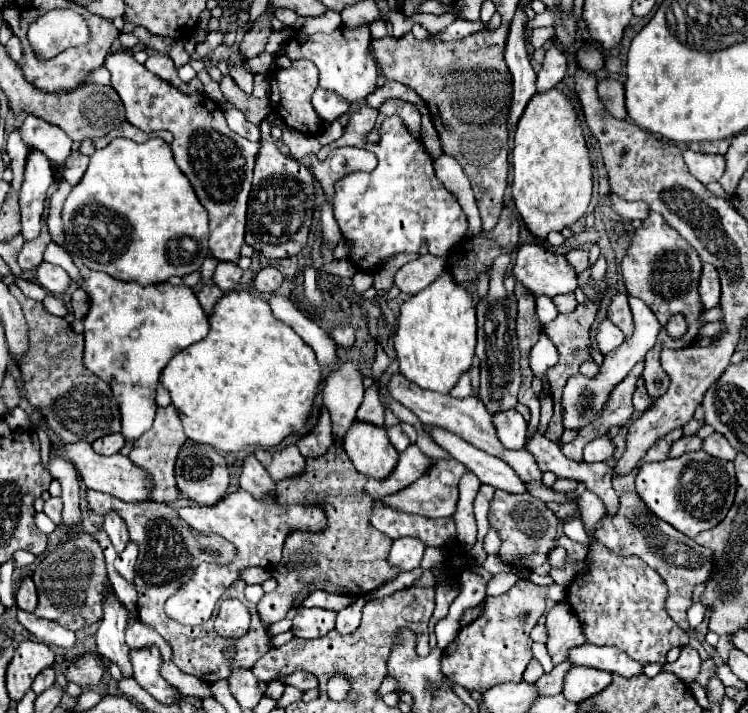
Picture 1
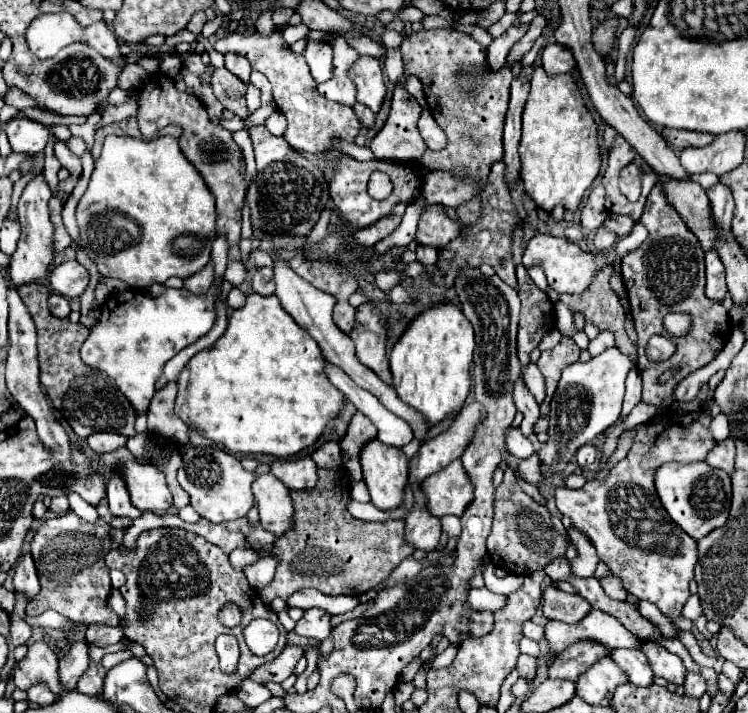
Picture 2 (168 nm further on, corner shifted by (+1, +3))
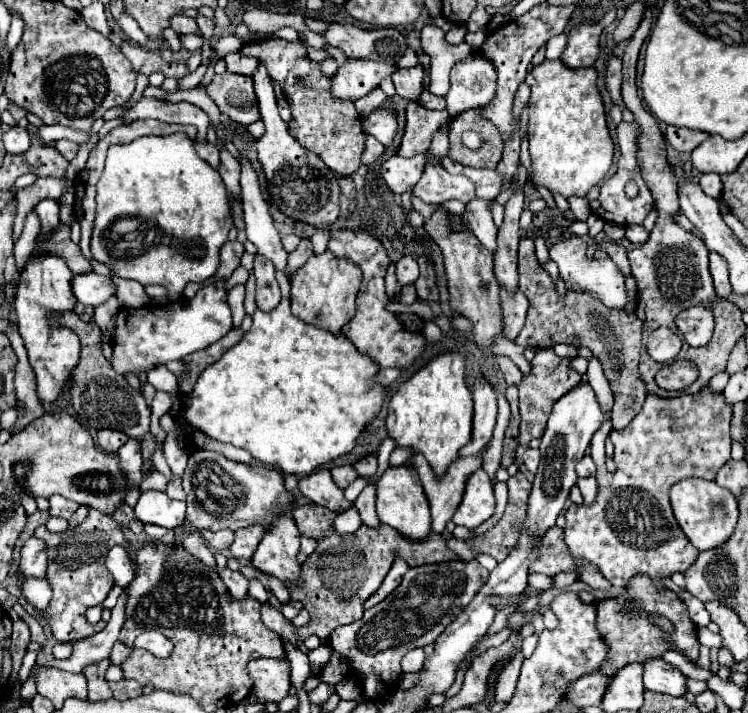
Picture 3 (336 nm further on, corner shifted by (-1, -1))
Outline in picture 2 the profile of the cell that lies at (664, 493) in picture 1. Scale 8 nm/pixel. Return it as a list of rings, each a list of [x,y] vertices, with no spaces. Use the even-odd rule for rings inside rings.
[[[706,461],[664,463],[654,473],[654,485],[670,519],[696,541],[706,537],[712,529],[722,527],[728,519],[730,497],[732,497],[730,475],[724,473],[722,469],[710,467]]]

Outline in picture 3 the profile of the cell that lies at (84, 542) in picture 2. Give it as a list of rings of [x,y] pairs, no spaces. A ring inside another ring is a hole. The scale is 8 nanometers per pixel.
[[[90,509],[88,517],[78,529],[64,533],[50,533],[46,527],[38,527],[34,537],[46,543],[46,553],[48,553],[48,579],[52,583],[54,595],[50,607],[42,611],[42,617],[50,623],[52,635],[58,641],[78,641],[102,631],[104,625],[90,625],[84,613],[90,607],[100,605],[114,587],[114,577],[106,569],[104,559],[114,545],[123,546],[129,551],[130,543],[126,541],[122,527],[110,515]]]

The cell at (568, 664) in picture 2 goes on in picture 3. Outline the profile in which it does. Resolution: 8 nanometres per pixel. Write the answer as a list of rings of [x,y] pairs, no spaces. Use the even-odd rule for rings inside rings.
[[[646,575],[634,577],[634,581],[630,581],[630,585],[626,585],[626,589],[620,595],[600,599],[596,603],[596,609],[598,609],[598,619],[596,619],[598,631],[602,637],[606,637],[606,643],[610,647],[608,657],[600,669],[602,673],[614,675],[618,669],[630,663],[642,663],[648,661],[648,657],[660,659],[666,651],[680,651],[690,661],[698,661],[700,643],[696,639],[696,625],[688,615],[686,603],[674,591],[662,589],[662,593],[658,593],[658,589],[650,585],[650,577]],[[650,615],[652,619],[656,615],[666,617],[674,625],[674,631],[664,633],[658,625],[654,625],[654,621],[650,623]]]

